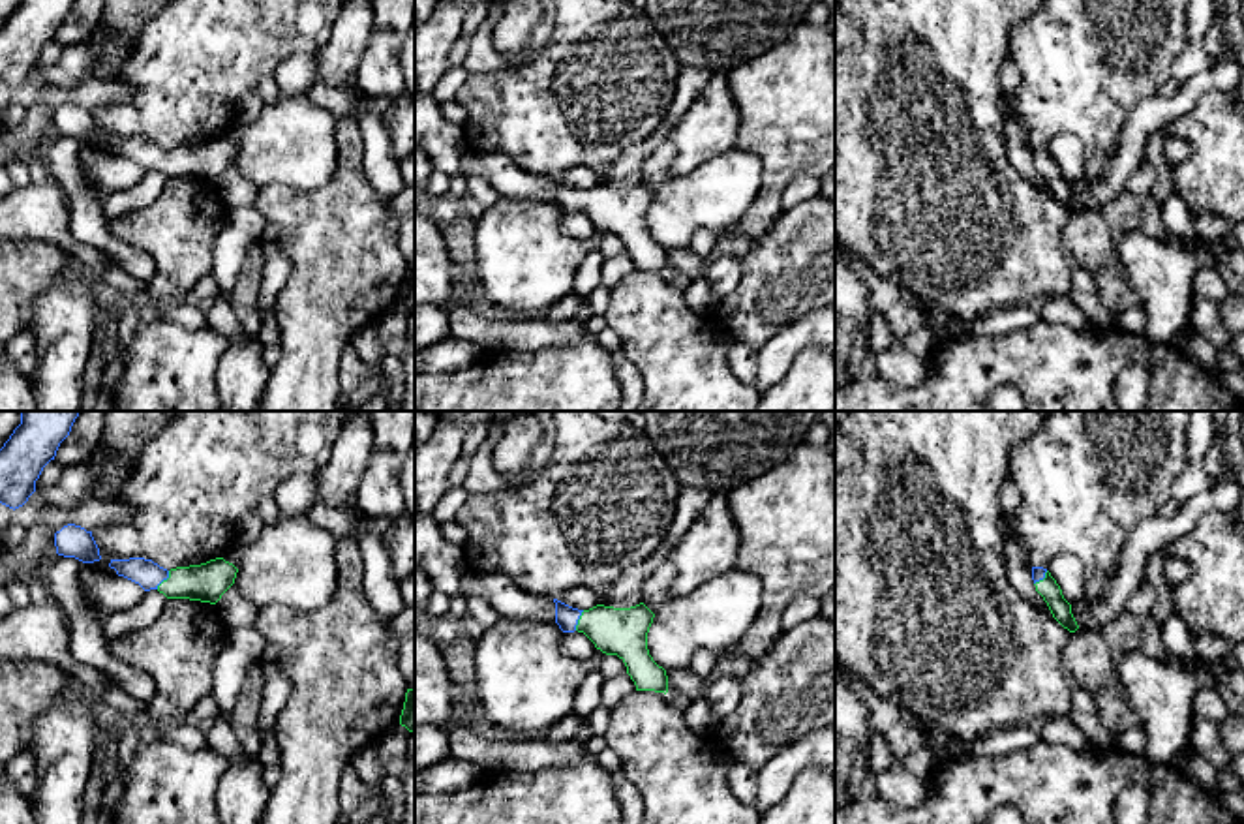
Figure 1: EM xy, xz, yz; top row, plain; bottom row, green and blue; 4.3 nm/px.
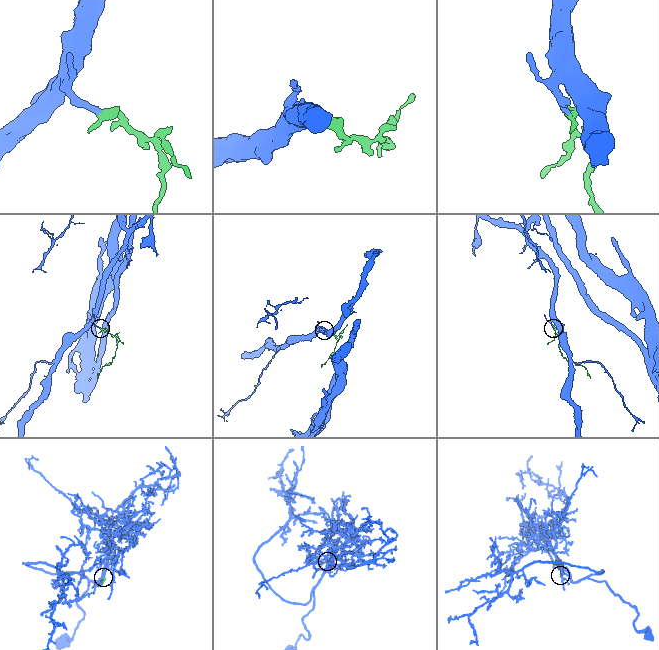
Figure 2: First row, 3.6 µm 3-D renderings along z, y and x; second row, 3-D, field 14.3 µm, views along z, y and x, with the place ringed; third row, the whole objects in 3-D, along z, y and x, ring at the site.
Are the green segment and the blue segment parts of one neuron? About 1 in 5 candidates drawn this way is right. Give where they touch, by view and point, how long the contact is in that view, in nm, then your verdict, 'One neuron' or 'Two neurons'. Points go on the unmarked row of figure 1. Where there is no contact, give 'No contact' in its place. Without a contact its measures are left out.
Touches green at xy (164, 160). Shared border 100 nm. One neuron

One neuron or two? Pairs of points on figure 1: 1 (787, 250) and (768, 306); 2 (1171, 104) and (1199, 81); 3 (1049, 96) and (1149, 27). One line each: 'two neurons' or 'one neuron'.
1: one neuron
2: one neuron
3: one neuron

